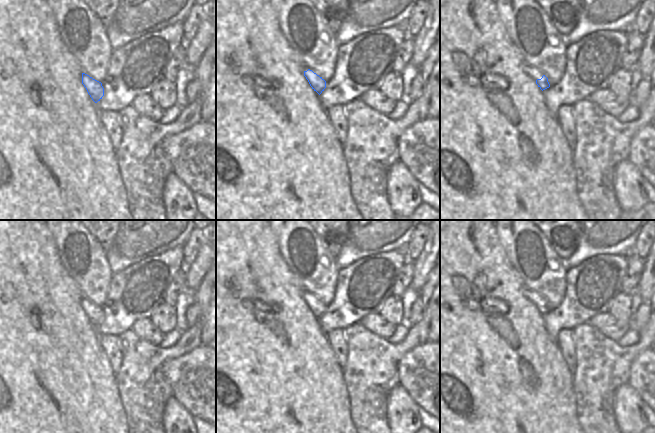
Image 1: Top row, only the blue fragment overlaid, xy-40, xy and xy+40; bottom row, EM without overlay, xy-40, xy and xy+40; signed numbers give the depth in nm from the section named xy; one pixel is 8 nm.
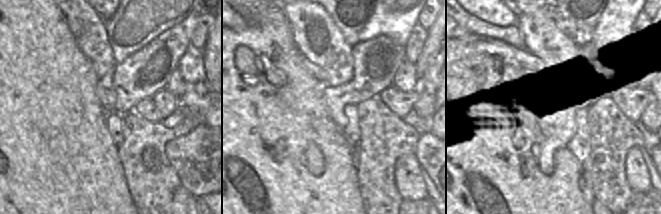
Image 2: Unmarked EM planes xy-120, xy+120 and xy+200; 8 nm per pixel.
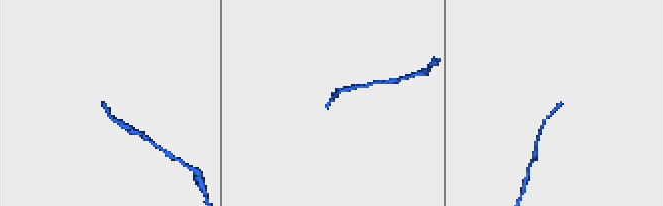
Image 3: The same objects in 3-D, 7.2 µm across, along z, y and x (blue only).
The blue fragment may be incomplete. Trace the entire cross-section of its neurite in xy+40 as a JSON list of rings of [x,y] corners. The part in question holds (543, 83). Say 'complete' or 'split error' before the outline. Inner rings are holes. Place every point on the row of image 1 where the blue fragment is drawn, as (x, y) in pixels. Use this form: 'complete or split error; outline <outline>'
split error; outline [[[526,65],[526,72],[536,81],[542,91],[550,87],[548,78],[539,69]]]

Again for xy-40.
complete; outline [[[82,73],[82,84],[95,103],[100,101],[104,96],[104,88],[102,86],[102,83],[93,79],[85,73]]]

